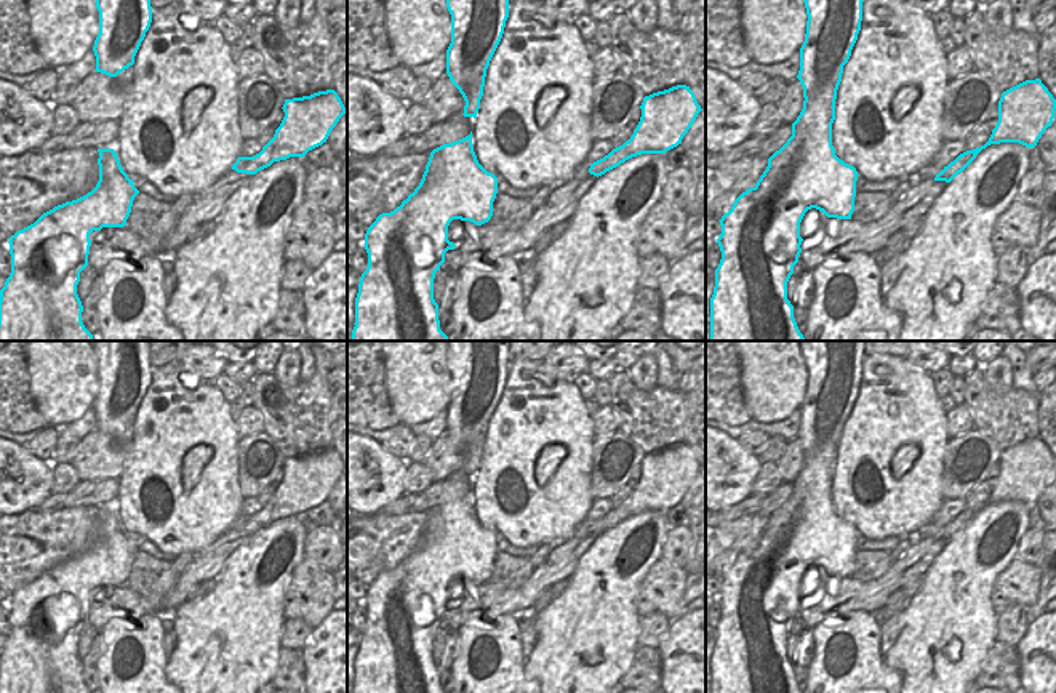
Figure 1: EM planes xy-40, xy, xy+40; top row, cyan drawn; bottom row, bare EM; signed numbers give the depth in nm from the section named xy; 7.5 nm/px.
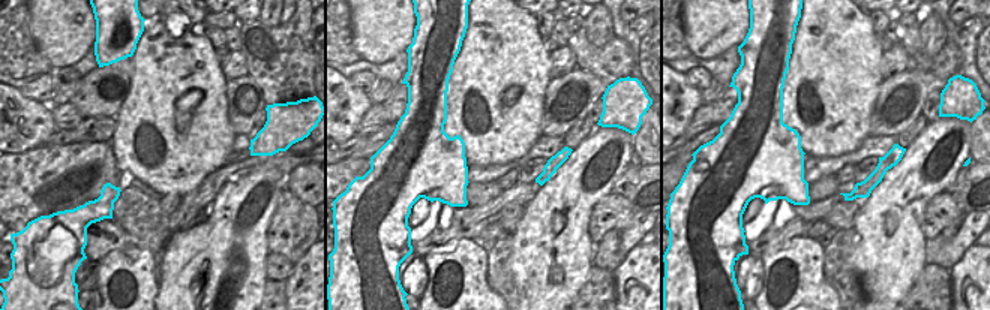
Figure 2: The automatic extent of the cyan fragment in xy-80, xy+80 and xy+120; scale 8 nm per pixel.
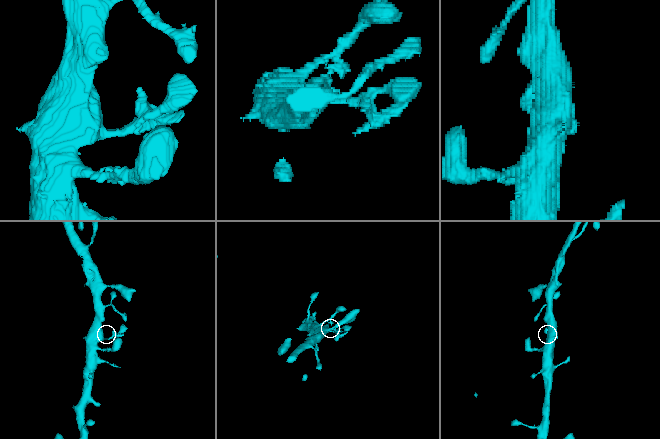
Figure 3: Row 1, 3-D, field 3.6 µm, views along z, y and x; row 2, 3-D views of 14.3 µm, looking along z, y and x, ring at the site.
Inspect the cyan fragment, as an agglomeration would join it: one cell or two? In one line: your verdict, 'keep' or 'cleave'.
keep

